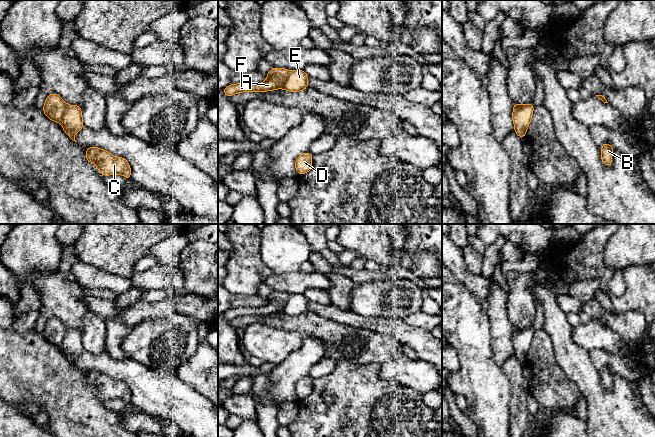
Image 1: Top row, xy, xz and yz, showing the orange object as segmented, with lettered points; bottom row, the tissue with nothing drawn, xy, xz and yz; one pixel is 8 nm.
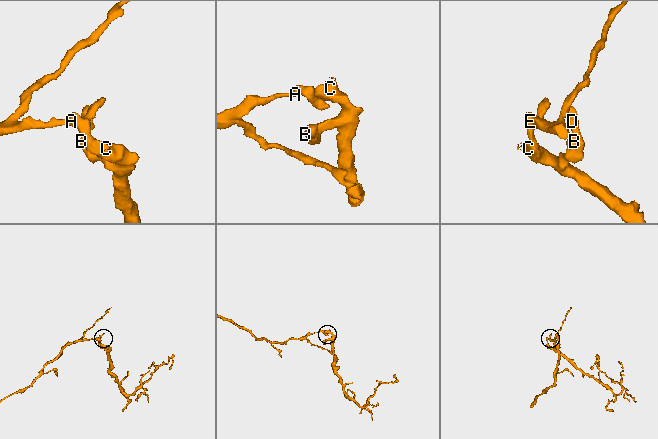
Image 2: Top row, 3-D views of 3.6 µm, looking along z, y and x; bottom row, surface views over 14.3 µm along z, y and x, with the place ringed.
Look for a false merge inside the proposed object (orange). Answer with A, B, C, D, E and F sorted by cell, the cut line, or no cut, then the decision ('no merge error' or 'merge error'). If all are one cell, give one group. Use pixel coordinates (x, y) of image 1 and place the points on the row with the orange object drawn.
groups A F / B C D E; cut xy (67, 105), (59, 122); merge error

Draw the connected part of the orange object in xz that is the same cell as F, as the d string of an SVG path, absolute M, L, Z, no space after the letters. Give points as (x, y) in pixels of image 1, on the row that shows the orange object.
M273 67L267 72L267 79L259 84L251 83L239 83L231 84L225 87L223 90L224 95L231 97L234 94L241 92L262 92L272 91L276 89L282 89L283 85L288 77L289 70L285 68Z

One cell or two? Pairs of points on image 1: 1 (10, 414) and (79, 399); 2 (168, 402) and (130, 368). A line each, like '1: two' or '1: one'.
1: two
2: one

